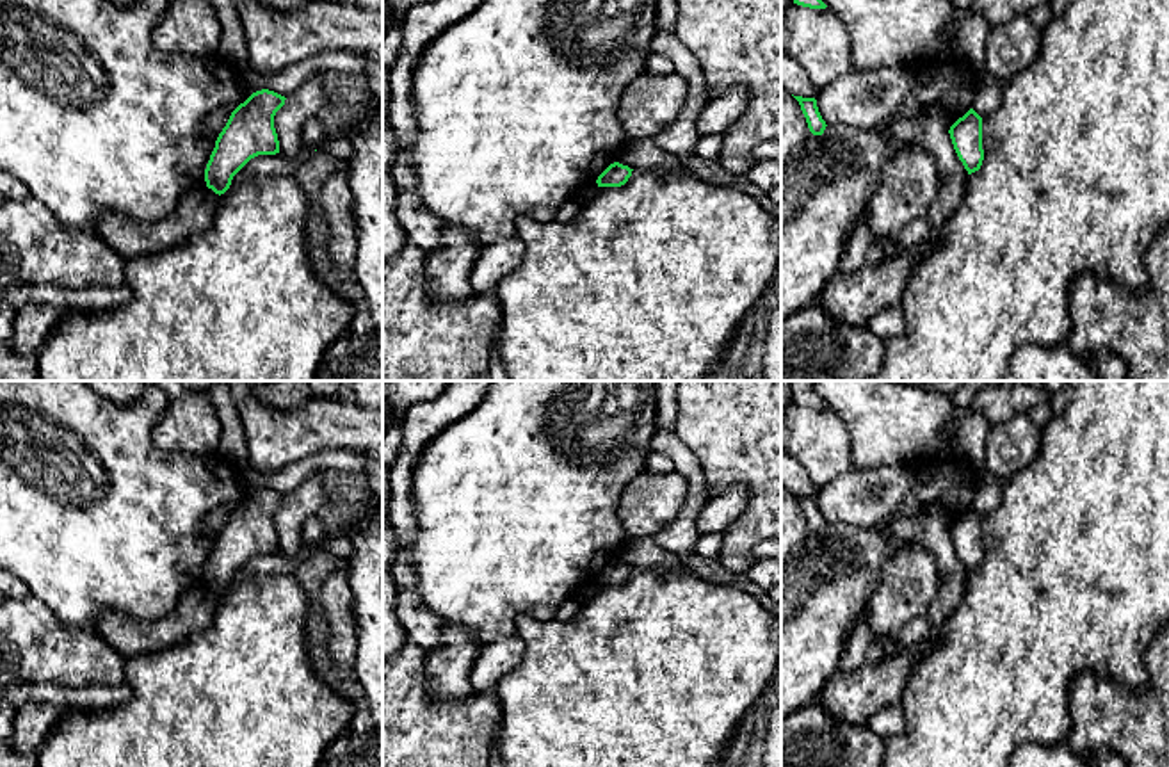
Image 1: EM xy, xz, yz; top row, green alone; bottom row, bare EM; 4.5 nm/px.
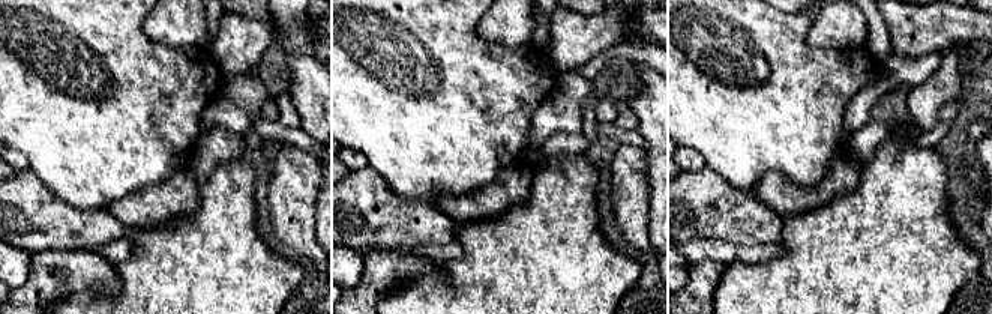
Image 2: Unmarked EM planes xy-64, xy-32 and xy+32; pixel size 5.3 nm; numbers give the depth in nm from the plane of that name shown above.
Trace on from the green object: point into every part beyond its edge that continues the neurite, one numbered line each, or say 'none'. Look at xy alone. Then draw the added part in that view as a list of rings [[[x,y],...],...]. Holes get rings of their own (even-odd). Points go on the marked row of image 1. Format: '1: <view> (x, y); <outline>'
none

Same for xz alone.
none

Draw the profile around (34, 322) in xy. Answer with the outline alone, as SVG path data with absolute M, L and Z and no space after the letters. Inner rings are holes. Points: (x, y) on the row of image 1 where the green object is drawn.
M44 303L18 308L14 333L0 342L0 381L39 381L39 351L69 313L80 311Z

